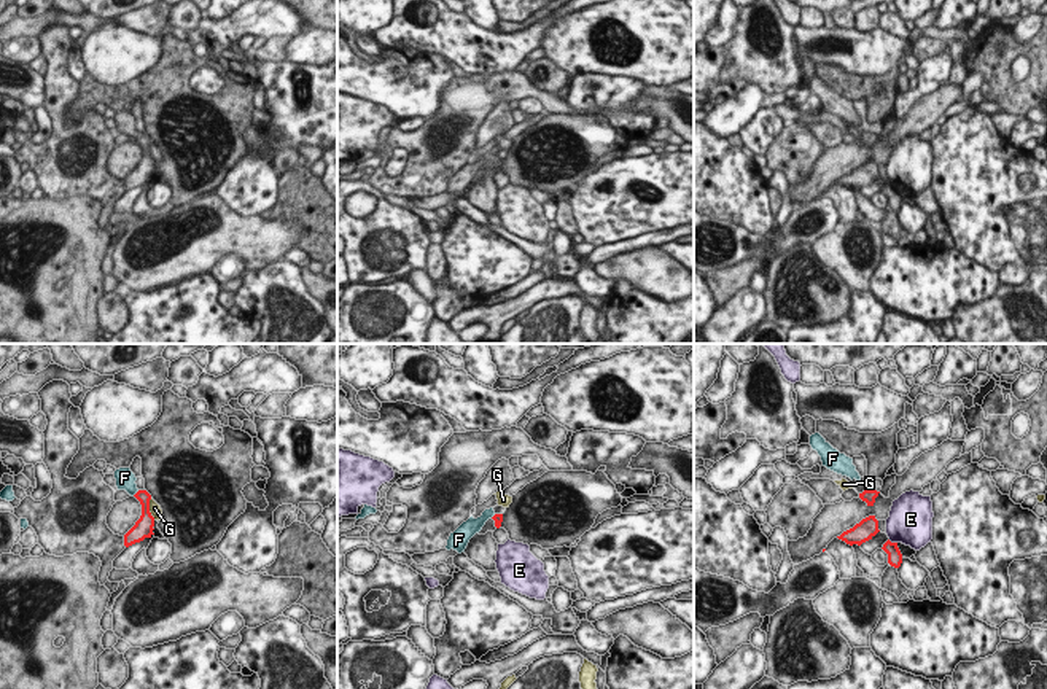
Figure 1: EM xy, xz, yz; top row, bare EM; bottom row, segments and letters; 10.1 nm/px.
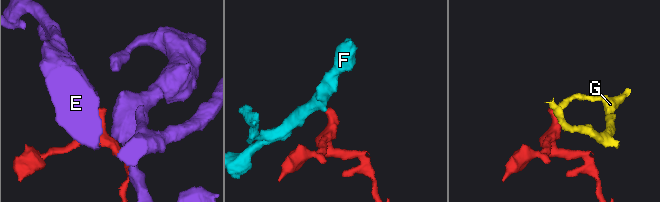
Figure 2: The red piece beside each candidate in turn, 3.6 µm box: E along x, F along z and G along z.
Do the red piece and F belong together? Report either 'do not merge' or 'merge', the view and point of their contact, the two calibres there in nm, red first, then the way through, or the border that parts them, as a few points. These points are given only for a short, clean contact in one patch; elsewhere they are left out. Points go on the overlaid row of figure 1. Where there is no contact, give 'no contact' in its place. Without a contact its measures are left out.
merge | xy (137, 492) | 140/190 nm | across xy (144, 497), (137, 492), (124, 478)

